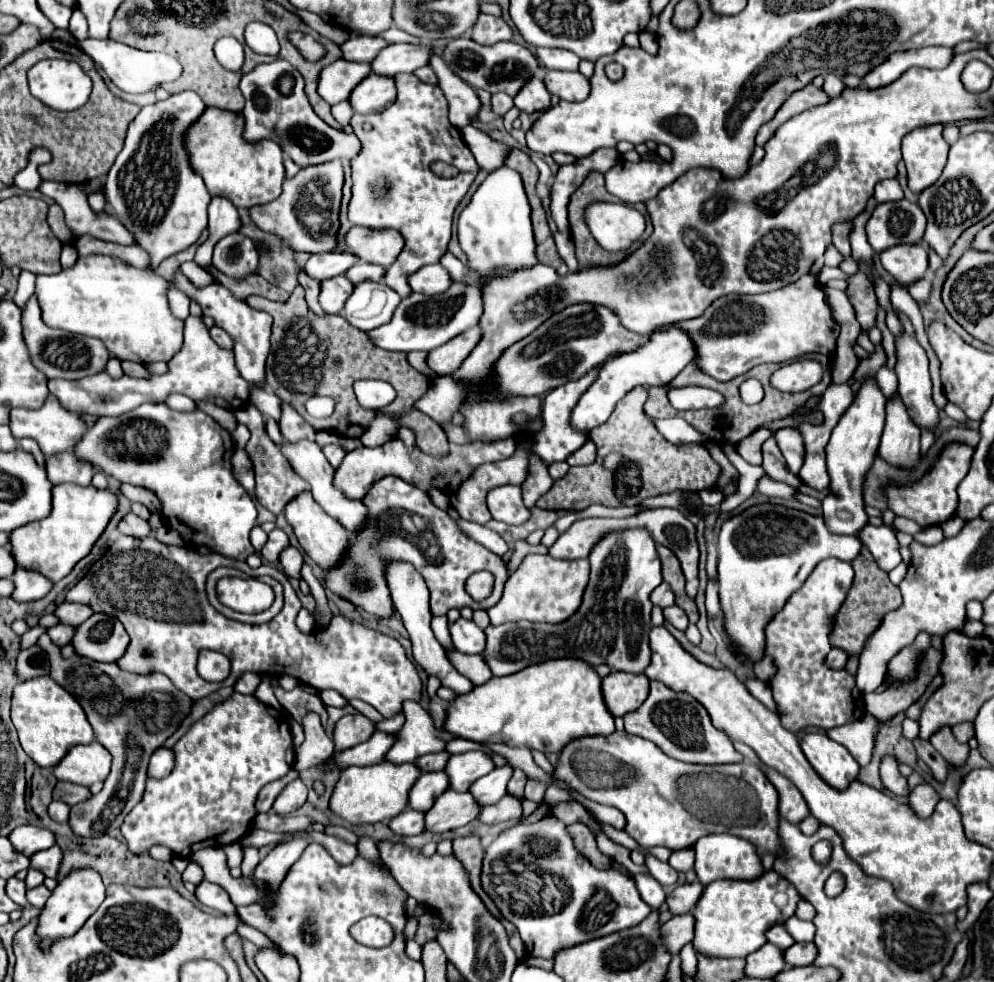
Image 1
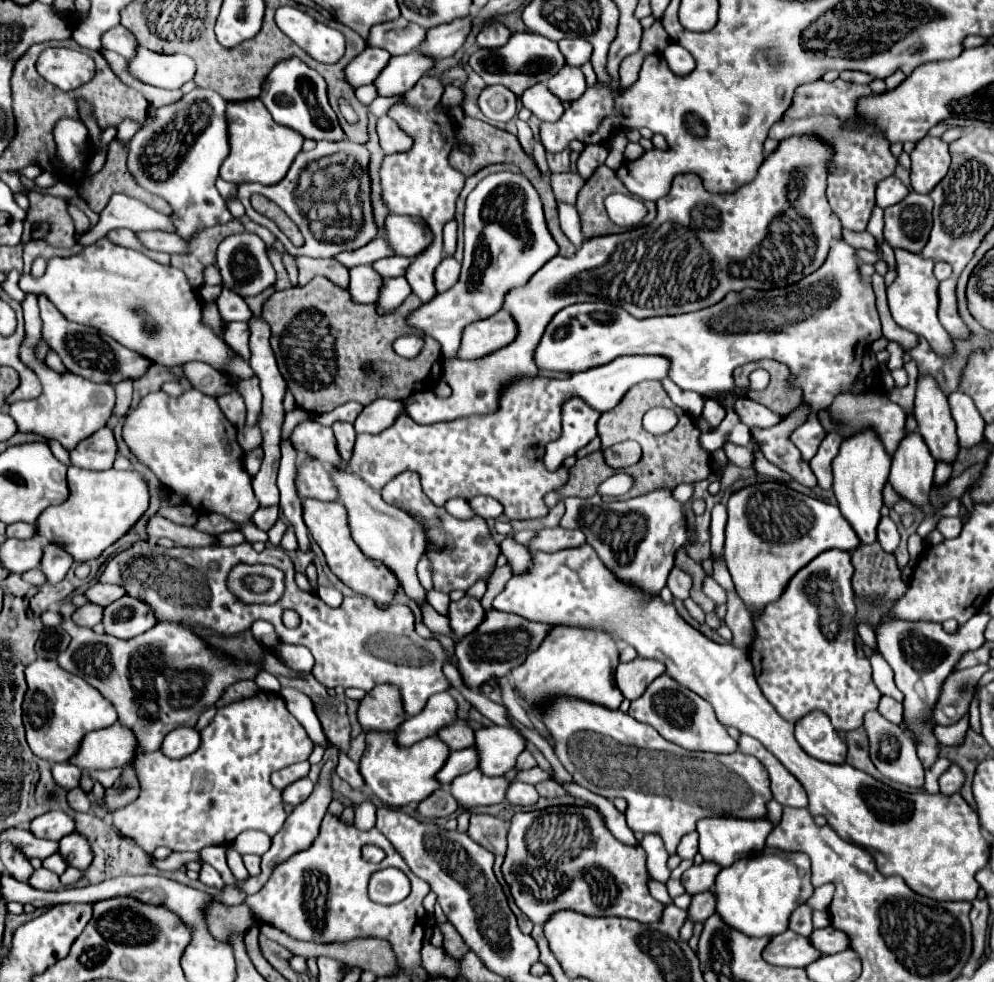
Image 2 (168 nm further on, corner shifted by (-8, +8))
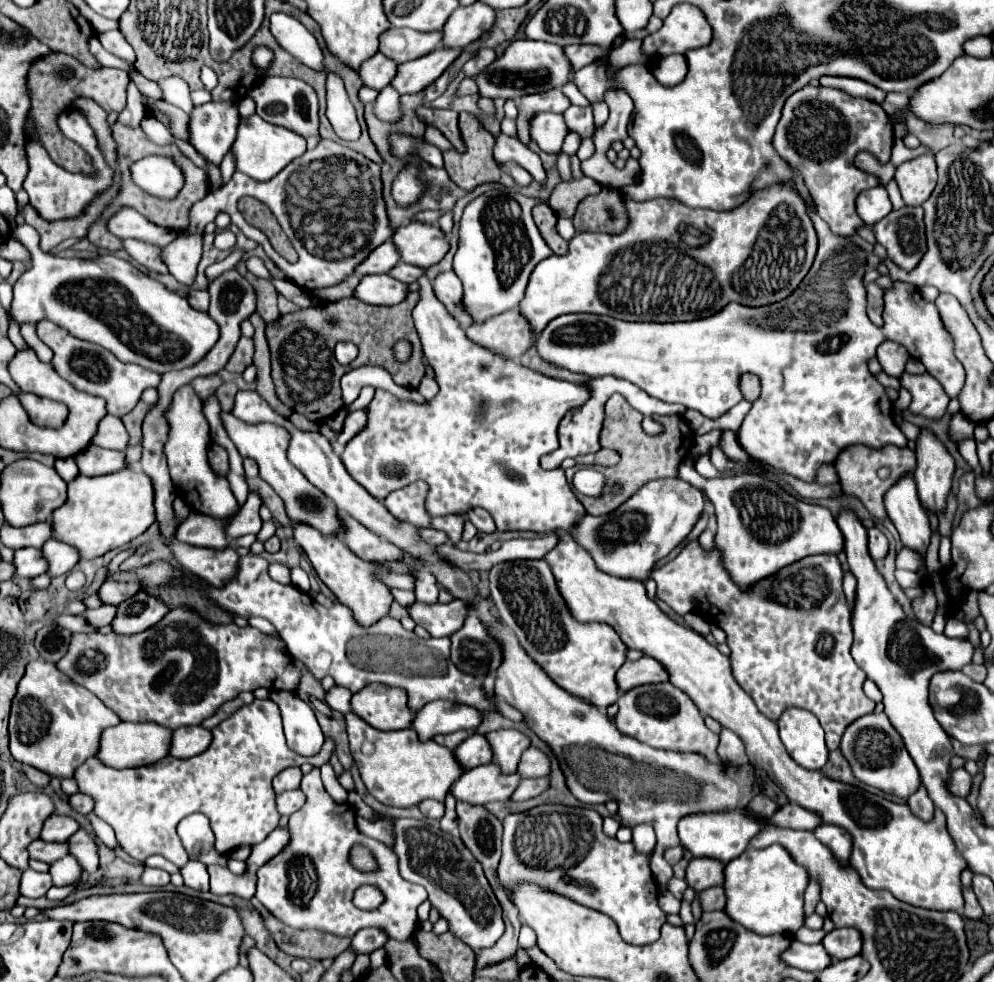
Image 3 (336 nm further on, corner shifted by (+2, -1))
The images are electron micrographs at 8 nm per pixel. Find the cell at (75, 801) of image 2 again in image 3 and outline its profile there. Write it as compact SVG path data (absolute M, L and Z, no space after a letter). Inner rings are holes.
M87 794L69 796L69 804L77 814L89 814L93 810L93 798L87 796Z

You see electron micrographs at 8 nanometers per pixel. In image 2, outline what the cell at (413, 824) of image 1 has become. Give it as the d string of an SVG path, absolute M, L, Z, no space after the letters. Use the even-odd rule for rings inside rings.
M439 789L419 803L419 813L423 817L449 817L459 809L459 803L447 789Z

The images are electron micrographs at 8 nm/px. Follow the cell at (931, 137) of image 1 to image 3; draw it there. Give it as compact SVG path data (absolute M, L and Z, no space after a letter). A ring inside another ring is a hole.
M923 154L901 166L897 166L895 180L907 206L923 204L937 182L937 164L933 154Z

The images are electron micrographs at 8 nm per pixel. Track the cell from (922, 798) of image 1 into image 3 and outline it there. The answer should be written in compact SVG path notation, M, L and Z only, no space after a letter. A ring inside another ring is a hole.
M957 768L949 774L949 780L947 780L947 790L955 796L961 796L965 798L971 790L971 776L963 770L963 768Z

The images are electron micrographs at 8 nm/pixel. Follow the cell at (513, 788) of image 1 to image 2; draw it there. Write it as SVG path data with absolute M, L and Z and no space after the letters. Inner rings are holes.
M541 781L539 785L535 785L537 787L537 791L539 791L539 795L541 797L561 797L561 795L567 795L555 781Z

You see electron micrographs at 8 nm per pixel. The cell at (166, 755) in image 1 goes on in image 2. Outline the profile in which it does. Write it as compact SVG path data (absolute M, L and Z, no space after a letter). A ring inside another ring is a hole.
M179 727L165 737L161 751L171 759L181 759L197 751L199 745L201 745L201 733L195 727Z

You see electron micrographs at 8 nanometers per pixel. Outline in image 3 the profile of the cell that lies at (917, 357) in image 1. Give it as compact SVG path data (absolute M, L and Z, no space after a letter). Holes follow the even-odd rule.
M921 428L917 438L917 468L915 482L919 498L927 510L941 512L945 508L945 498L951 490L955 460L947 446L929 430Z

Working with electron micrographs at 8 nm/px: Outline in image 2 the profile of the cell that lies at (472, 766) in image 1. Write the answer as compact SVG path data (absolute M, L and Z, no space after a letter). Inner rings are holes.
M491 725L475 731L475 745L481 751L479 769L485 775L505 775L517 763L517 757L525 749L525 737L513 727Z

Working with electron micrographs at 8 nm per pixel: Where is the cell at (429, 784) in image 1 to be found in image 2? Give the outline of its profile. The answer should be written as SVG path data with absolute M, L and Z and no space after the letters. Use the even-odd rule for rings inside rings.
M475 745L473 747L467 747L467 749L461 749L461 751L451 751L445 767L437 773L437 779L443 785L449 785L457 775L469 773L477 765L479 765L479 751L477 751Z

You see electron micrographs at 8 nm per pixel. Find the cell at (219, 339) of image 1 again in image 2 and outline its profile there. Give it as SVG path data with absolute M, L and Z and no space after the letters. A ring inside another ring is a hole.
M227 323L225 343L245 361L249 361L251 351L249 351L249 325L247 323Z

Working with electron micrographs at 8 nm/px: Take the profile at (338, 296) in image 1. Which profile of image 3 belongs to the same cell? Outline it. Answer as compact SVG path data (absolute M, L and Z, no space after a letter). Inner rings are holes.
M387 274L379 276L365 276L353 290L353 296L357 300L363 300L367 304L375 306L393 306L399 304L407 294L407 284L393 280Z

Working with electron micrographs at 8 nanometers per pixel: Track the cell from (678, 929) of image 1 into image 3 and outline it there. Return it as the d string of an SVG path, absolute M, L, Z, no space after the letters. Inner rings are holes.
M721 886L715 888L707 888L699 894L699 902L701 902L701 910L703 912L713 912L713 910L723 910L725 908L725 894Z

